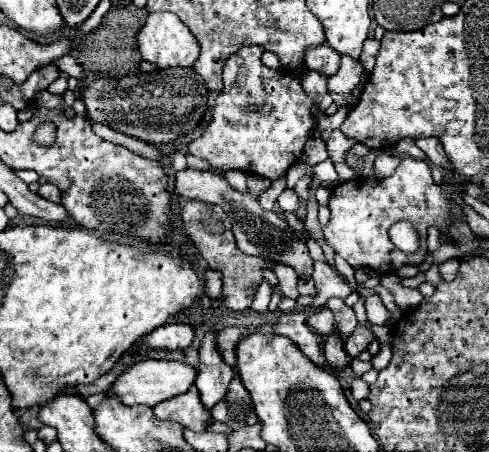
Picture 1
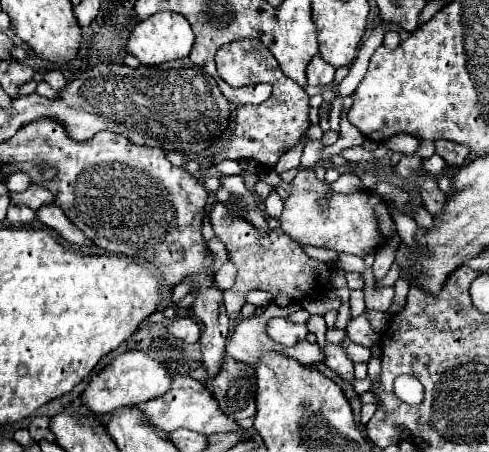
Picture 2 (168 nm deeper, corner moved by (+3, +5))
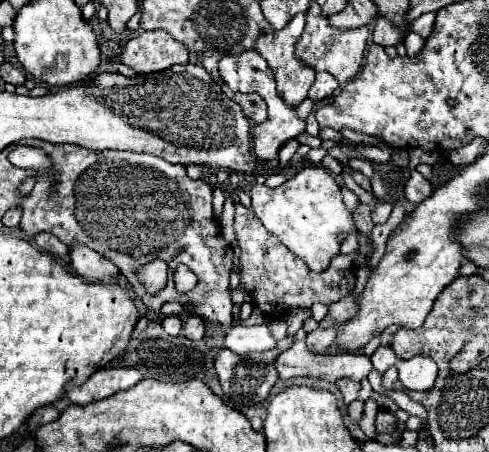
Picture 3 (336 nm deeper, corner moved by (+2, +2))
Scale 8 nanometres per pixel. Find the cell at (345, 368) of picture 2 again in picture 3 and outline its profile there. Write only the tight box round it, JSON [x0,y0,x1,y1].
[336,377,360,405]

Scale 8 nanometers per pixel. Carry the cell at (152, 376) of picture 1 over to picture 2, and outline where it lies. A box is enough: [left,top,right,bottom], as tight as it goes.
[81,352,171,414]

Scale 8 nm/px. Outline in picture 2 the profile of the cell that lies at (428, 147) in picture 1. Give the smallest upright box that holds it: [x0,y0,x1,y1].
[435,140,471,166]

